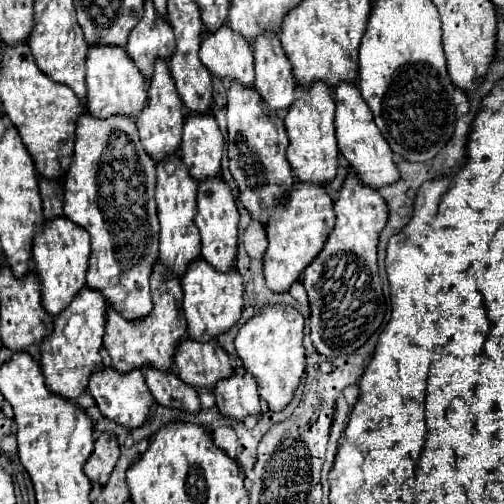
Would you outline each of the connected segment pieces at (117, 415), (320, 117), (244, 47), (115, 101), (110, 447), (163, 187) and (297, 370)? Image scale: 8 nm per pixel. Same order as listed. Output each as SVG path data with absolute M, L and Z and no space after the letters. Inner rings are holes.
M102 366L96 372L92 372L90 382L88 382L88 392L94 396L100 412L106 418L112 418L130 428L142 426L142 422L150 414L150 406L154 404L154 398L144 382L144 374L140 368L134 368L130 372L118 372L112 366Z
M312 82L310 86L296 84L296 100L286 110L284 128L290 140L286 156L294 176L302 182L314 182L314 184L326 184L328 180L332 180L336 176L336 166L338 166L332 88L326 82Z
M226 22L218 30L206 30L202 34L200 60L210 74L252 86L254 58L250 42L242 34L234 32Z
M90 44L86 56L86 108L96 118L106 118L108 114L128 114L136 116L146 102L146 78L140 74L132 58L126 54L124 46L118 44Z
M102 432L96 438L94 450L88 456L88 462L84 464L84 474L98 484L106 484L108 476L116 464L120 456L120 448L118 448L118 440L112 432Z
M178 154L166 156L156 164L156 204L160 222L160 260L168 266L170 276L180 278L188 264L200 256L200 234L194 226L198 182L190 176Z
M268 304L260 308L248 322L244 322L238 330L234 340L236 354L242 360L242 366L256 376L258 394L268 402L270 410L282 410L290 400L292 394L304 374L304 346L302 346L302 330L304 330L304 316L284 304Z

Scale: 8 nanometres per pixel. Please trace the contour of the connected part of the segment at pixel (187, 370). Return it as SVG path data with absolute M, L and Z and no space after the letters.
M182 338L176 346L174 364L178 376L194 388L214 388L220 378L232 374L228 352L218 344L216 338L208 342Z

